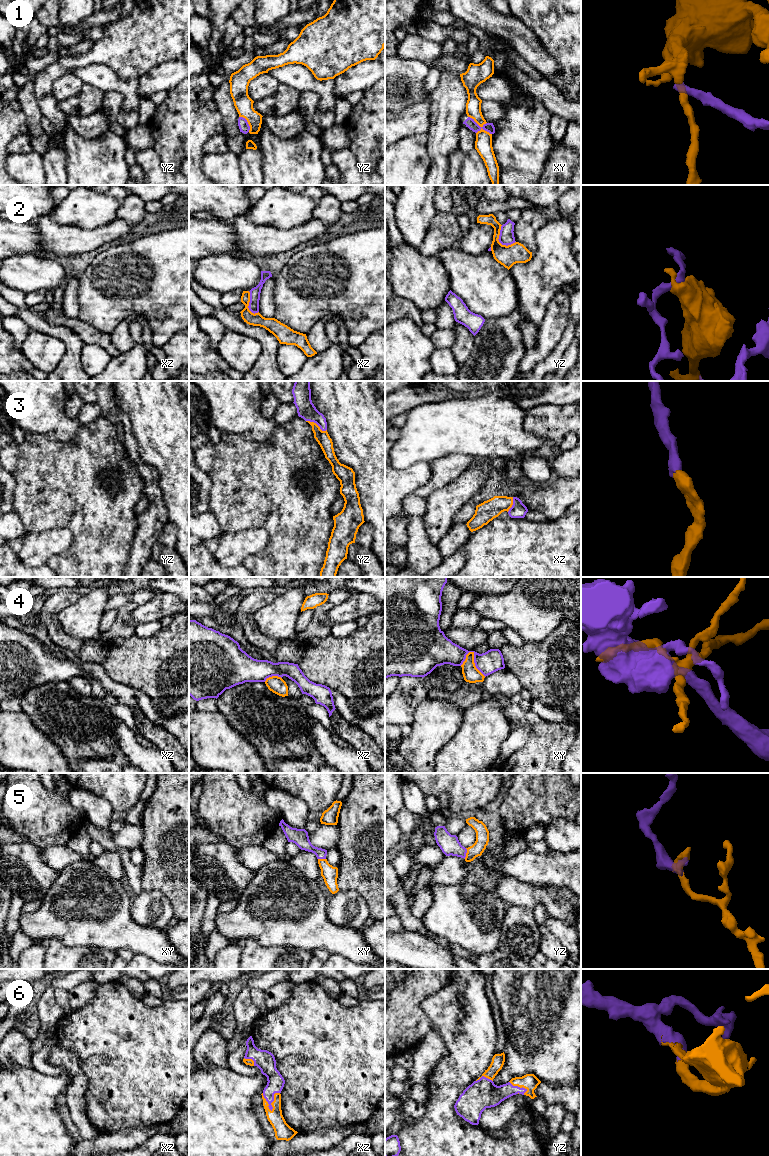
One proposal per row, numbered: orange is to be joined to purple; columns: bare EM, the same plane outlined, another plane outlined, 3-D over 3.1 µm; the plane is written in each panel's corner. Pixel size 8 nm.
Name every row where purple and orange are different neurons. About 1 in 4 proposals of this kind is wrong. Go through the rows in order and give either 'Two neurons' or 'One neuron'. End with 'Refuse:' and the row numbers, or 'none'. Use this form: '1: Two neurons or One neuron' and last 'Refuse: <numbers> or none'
1: Two neurons
2: Two neurons
3: One neuron
4: Two neurons
5: One neuron
6: One neuron
Refuse: 1, 2, 4

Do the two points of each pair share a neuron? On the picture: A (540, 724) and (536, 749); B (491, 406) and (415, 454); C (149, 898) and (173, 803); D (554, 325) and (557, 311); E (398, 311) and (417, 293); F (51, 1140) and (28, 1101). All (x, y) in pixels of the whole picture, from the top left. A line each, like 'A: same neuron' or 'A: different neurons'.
A: same neuron
B: same neuron
C: different neurons
D: same neuron
E: different neurons
F: same neuron

